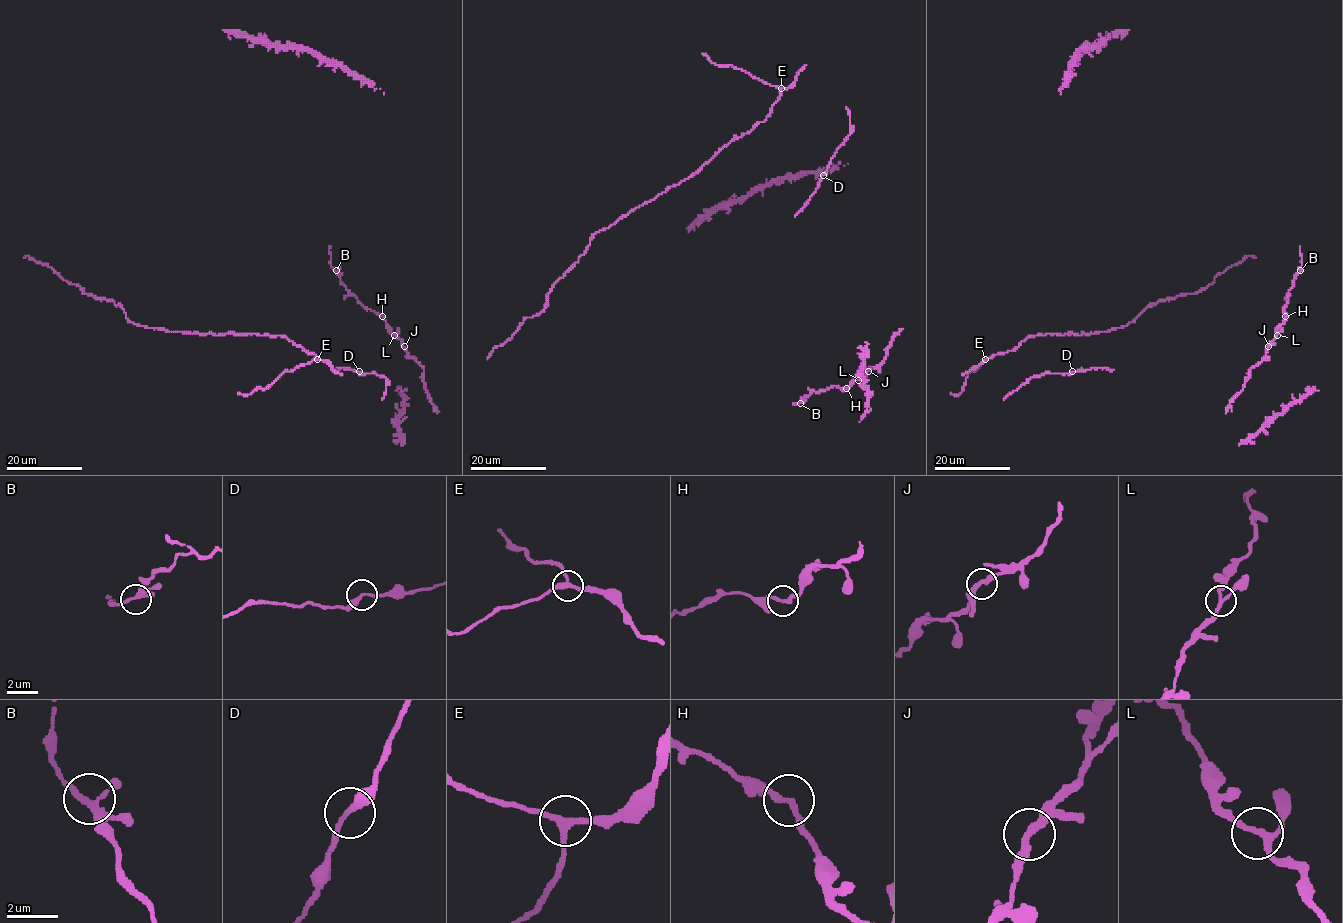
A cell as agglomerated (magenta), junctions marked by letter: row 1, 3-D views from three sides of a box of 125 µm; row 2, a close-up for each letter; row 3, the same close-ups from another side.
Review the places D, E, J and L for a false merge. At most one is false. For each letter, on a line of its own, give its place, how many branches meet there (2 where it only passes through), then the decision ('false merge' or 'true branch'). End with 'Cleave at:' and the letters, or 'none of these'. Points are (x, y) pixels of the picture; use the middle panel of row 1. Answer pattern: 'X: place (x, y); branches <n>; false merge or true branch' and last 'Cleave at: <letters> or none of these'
D: place (823, 175); branches 2; true branch
E: place (781, 88); branches 3; true branch
J: place (868, 371); branches 2; true branch
L: place (858, 380); branches 3; true branch
Cleave at: none of these

